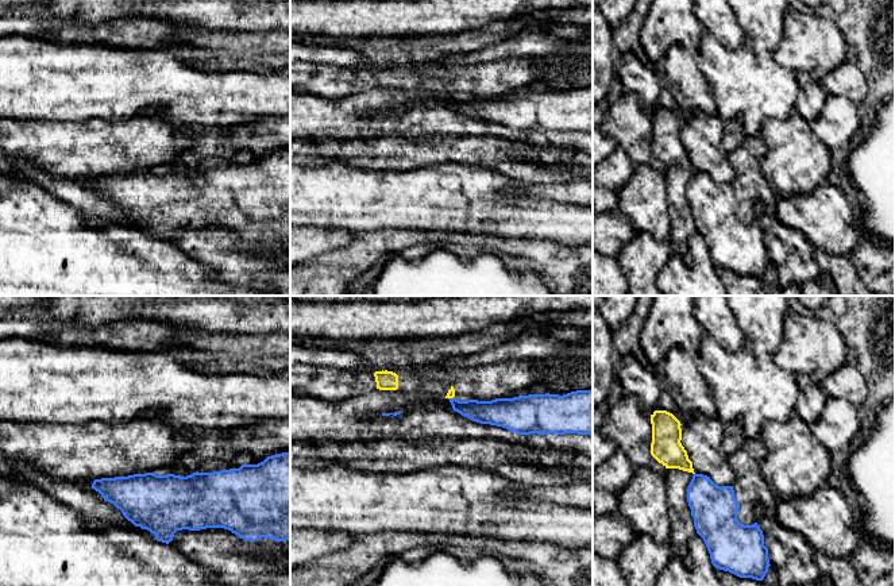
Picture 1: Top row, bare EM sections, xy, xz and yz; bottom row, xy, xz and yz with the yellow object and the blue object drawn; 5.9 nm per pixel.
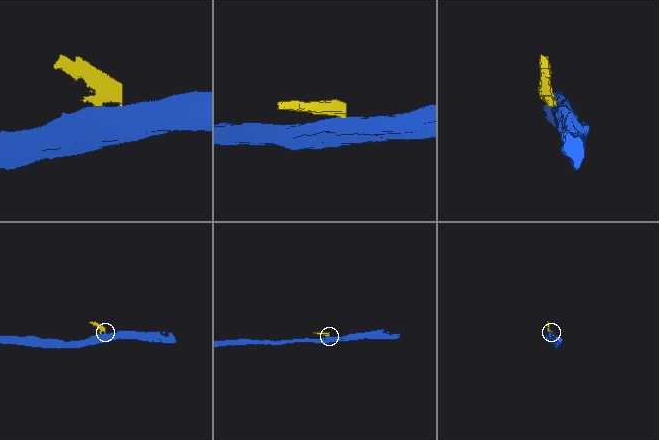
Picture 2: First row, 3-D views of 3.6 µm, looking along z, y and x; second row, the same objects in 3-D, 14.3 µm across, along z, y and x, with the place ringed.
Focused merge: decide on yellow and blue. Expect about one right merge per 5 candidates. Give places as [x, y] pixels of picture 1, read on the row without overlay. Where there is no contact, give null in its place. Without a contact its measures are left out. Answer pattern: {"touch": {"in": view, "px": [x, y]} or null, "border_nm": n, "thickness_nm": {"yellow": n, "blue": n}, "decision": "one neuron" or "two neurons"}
{"touch": {"in": "xz", "px": [451, 95]}, "border_nm": 30, "thickness_nm": {"yellow": 50, "blue": 140}, "decision": "two neurons"}

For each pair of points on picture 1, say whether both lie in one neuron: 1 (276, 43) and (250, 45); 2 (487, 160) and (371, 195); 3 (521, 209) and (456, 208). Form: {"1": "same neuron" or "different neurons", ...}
{"1": "same neuron", "2": "different neurons", "3": "same neuron"}

